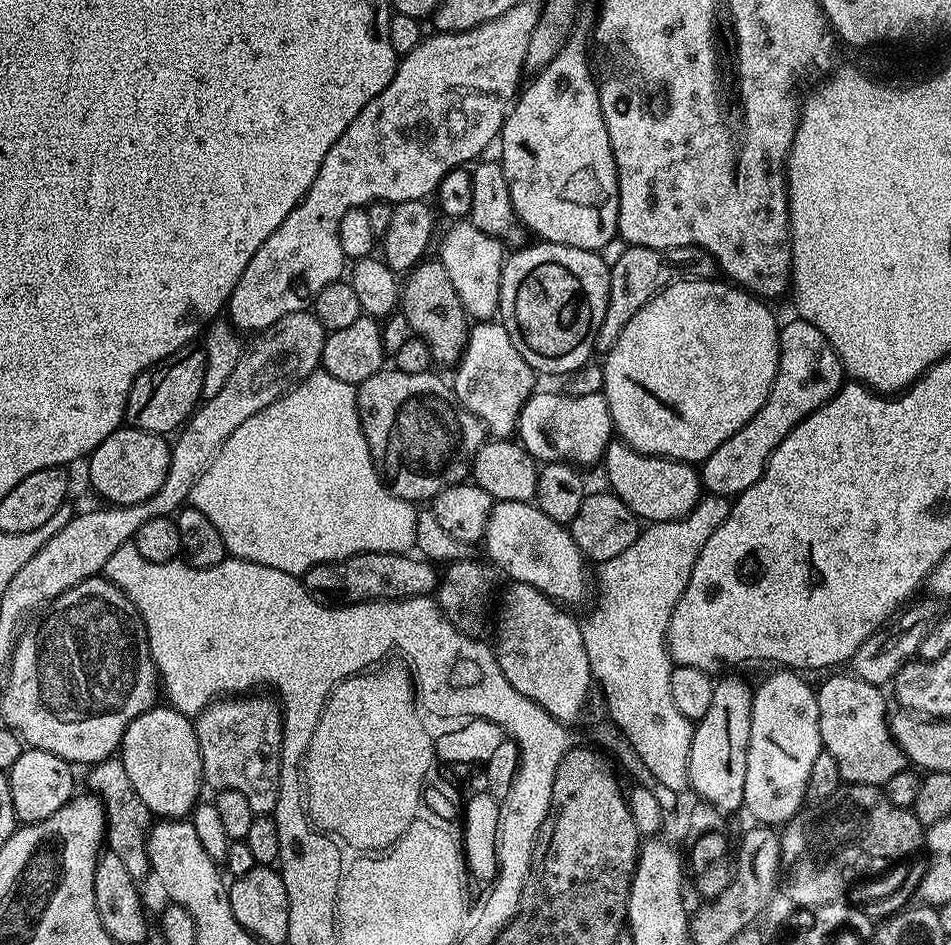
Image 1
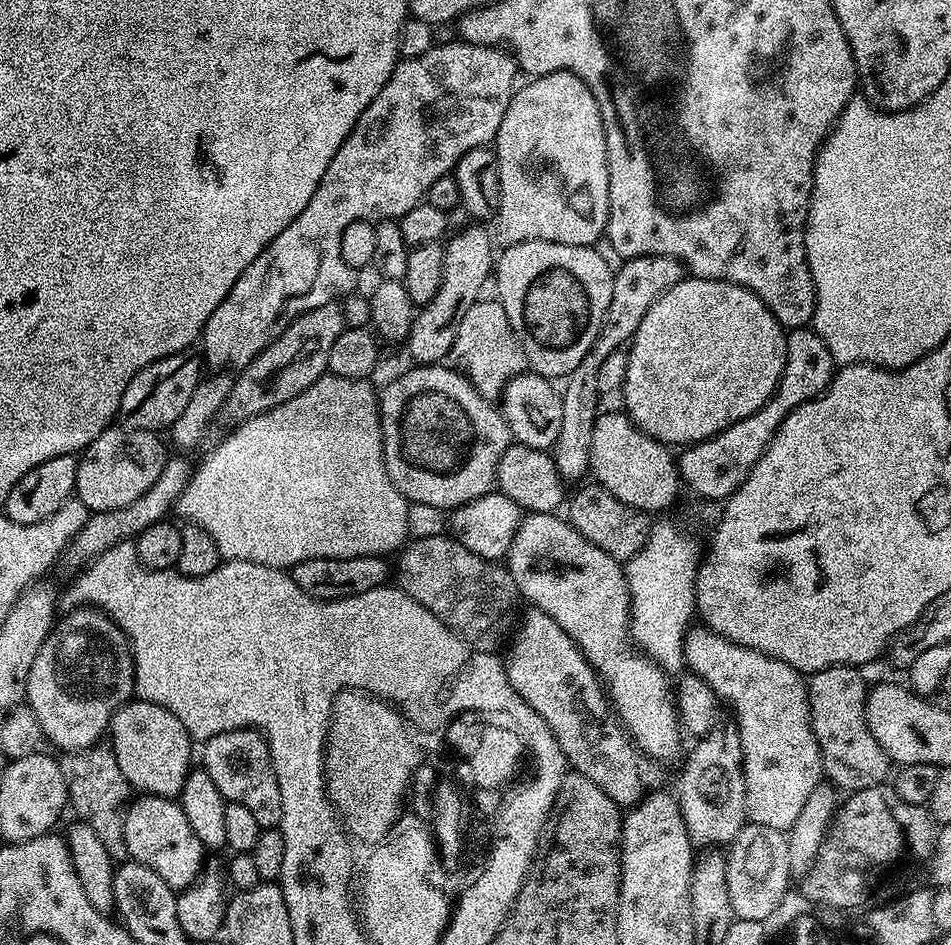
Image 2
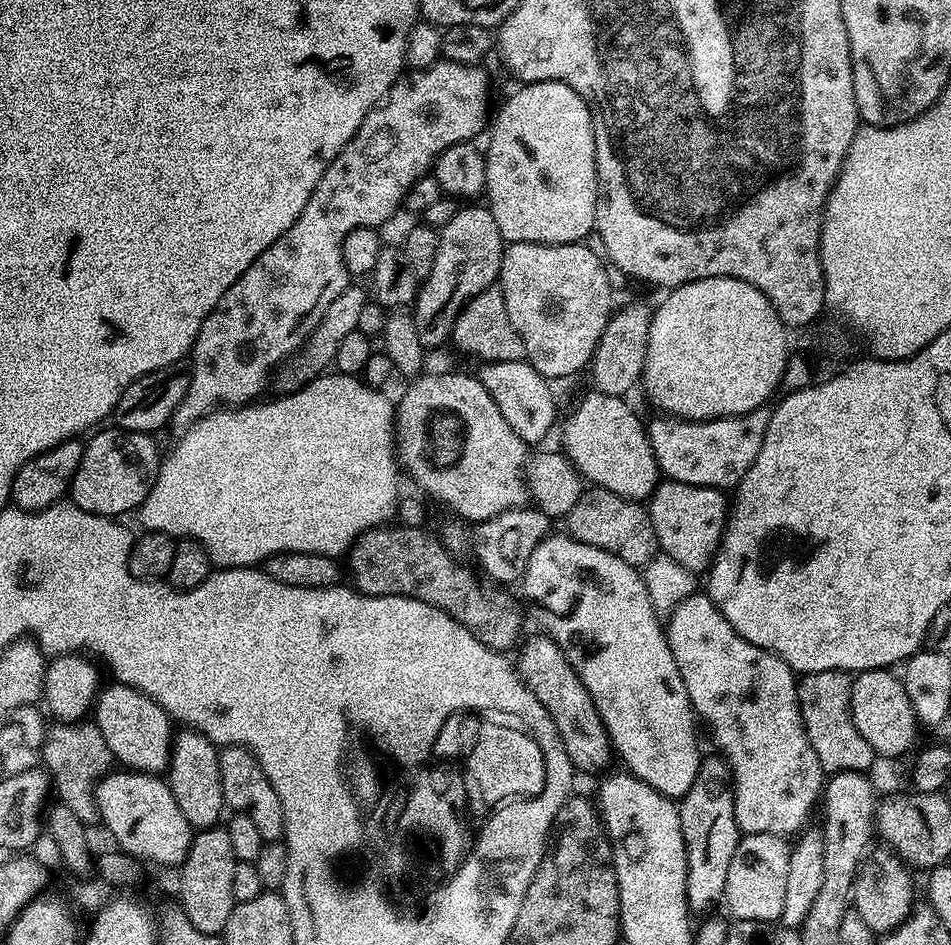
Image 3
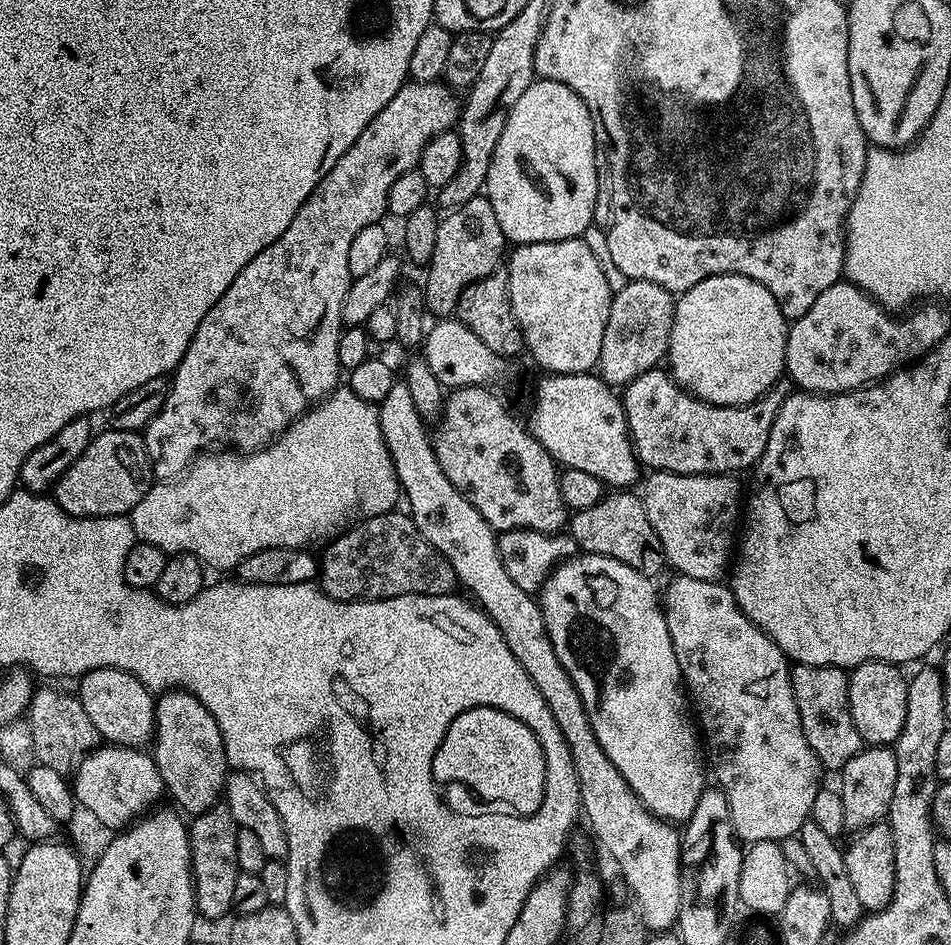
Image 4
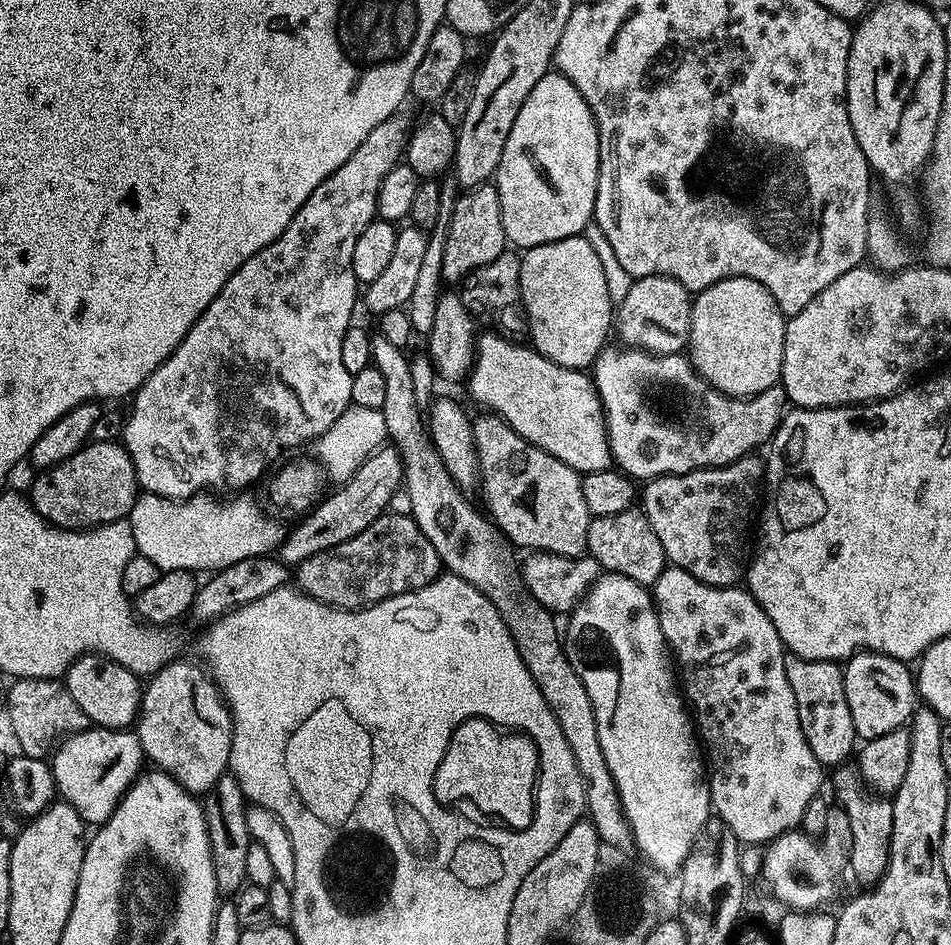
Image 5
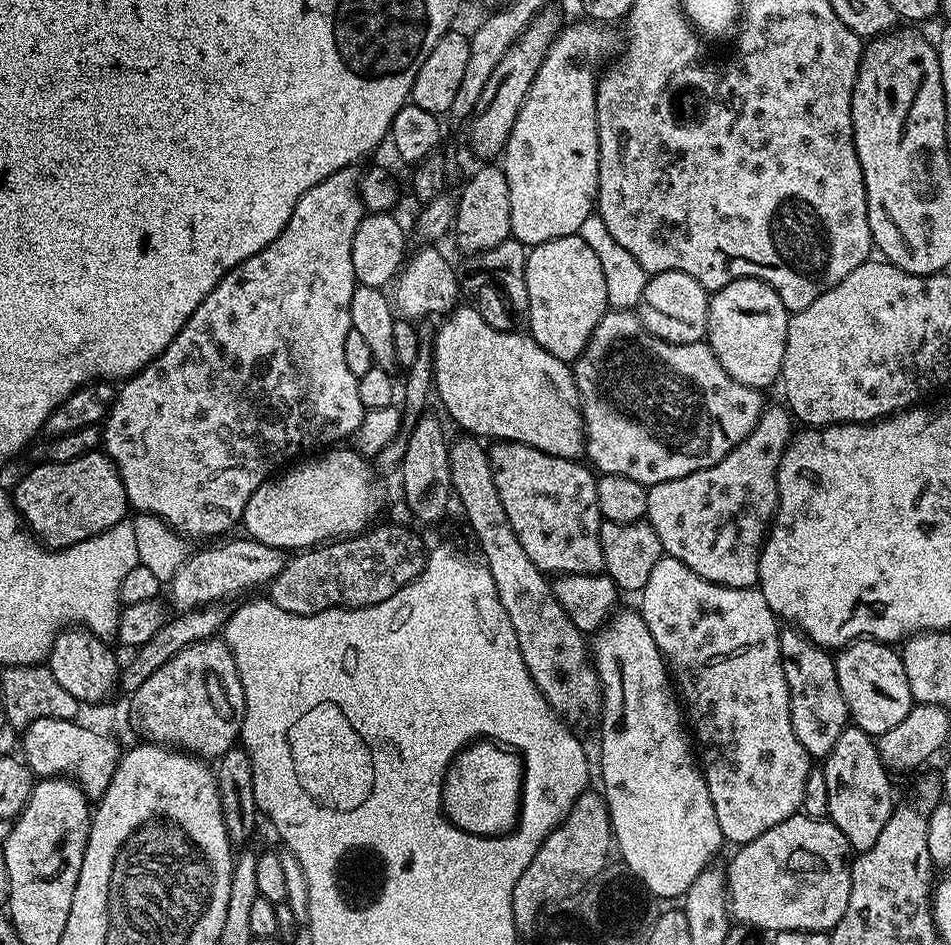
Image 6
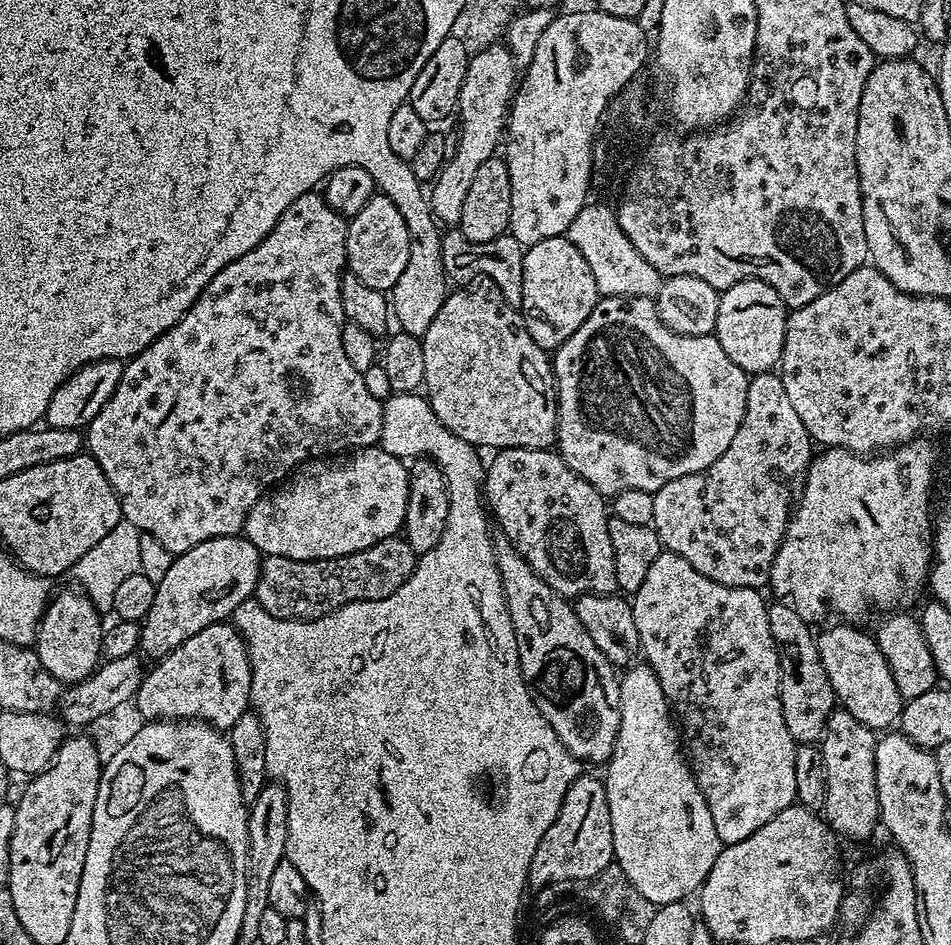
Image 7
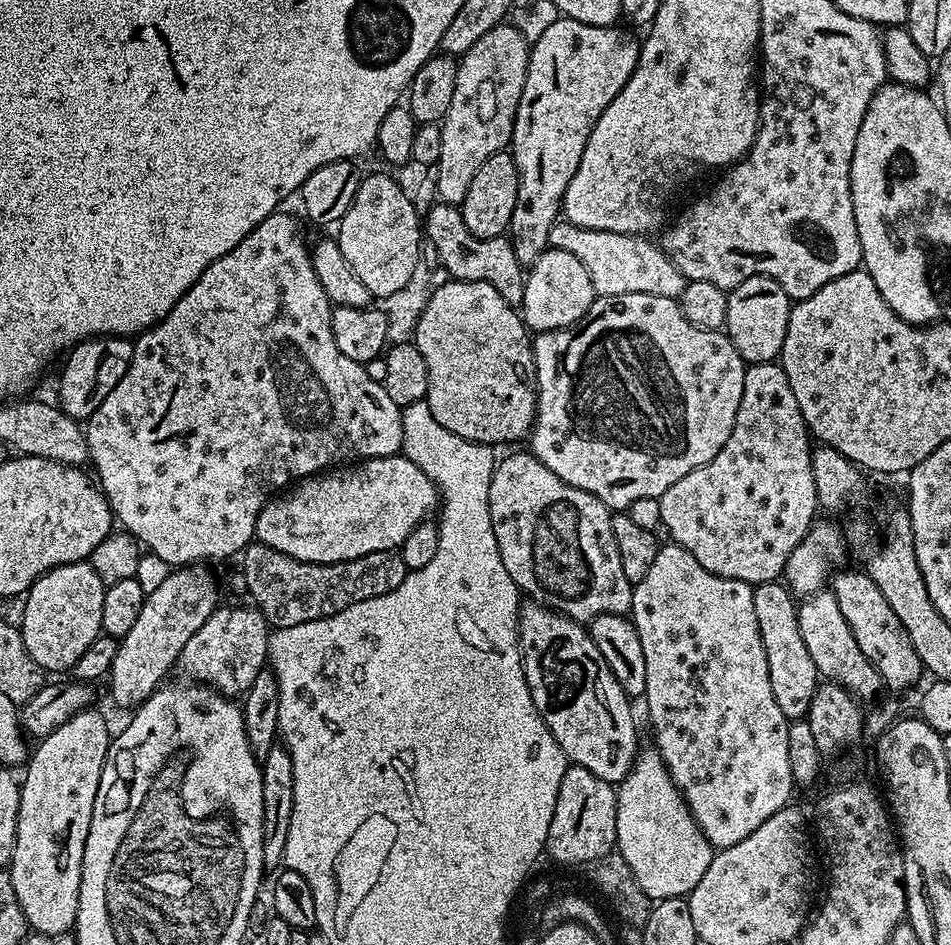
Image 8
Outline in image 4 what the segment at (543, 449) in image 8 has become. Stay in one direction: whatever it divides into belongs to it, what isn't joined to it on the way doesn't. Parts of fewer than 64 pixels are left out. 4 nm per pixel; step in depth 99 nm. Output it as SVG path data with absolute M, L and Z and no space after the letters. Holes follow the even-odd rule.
M657 366L649 369L648 372L640 374L633 378L622 392L624 402L624 413L626 414L626 422L628 423L628 432L632 435L632 445L636 451L636 457L640 459L641 465L645 469L655 470L657 472L677 472L683 476L715 476L717 474L740 474L743 468L751 469L760 460L760 455L766 450L766 442L770 438L770 430L774 418L778 414L778 410L782 406L782 402L787 396L791 396L794 391L794 385L791 379L781 378L776 381L776 385L770 389L766 395L759 396L753 404L749 404L742 408L731 408L730 406L718 406L717 404L708 404L705 400L700 400L696 396L685 392L671 375L663 367Z

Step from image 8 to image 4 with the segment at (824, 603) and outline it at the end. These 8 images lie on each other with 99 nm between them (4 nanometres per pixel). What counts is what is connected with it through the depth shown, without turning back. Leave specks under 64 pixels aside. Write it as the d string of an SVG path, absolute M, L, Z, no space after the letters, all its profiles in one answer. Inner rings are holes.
M871 660L851 669L848 677L850 714L861 741L868 746L892 746L902 734L906 722L906 690L908 681L905 673L895 664Z

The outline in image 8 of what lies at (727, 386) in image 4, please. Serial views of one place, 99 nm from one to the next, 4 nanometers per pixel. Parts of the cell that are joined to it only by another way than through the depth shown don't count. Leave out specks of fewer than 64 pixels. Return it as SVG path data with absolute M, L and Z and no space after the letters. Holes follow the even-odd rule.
M751 276L746 278L736 288L728 292L728 305L726 306L726 318L724 319L724 328L730 342L734 342L734 350L748 364L771 364L779 357L782 350L782 342L786 338L786 326L792 313L792 304L788 299L786 290L778 286L778 282L769 276Z

